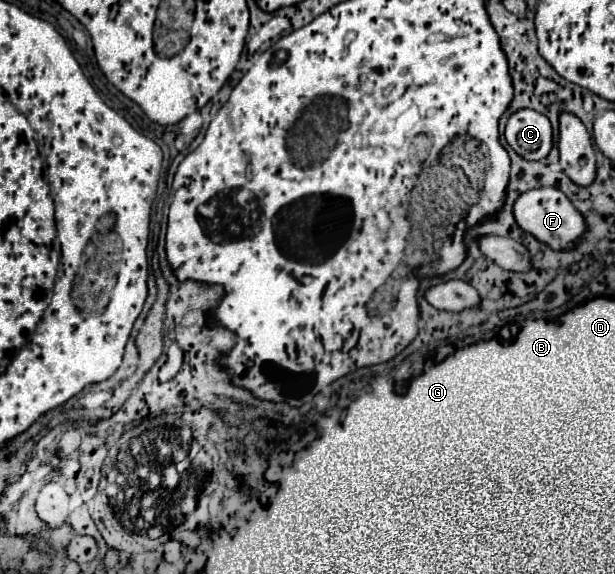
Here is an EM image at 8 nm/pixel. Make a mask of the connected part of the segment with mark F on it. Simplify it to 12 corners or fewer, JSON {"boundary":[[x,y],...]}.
{"boundary":[[555,187],[523,193],[513,215],[555,251],[575,249],[583,215]]}

